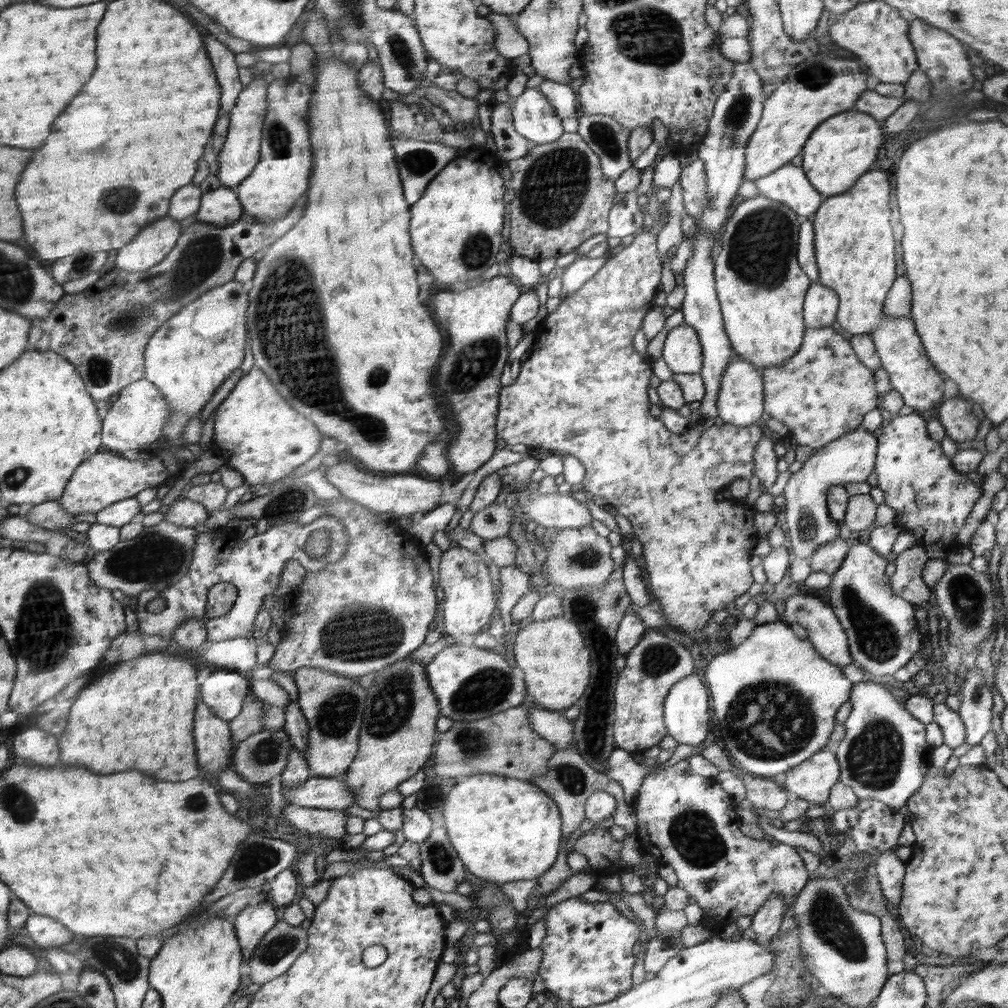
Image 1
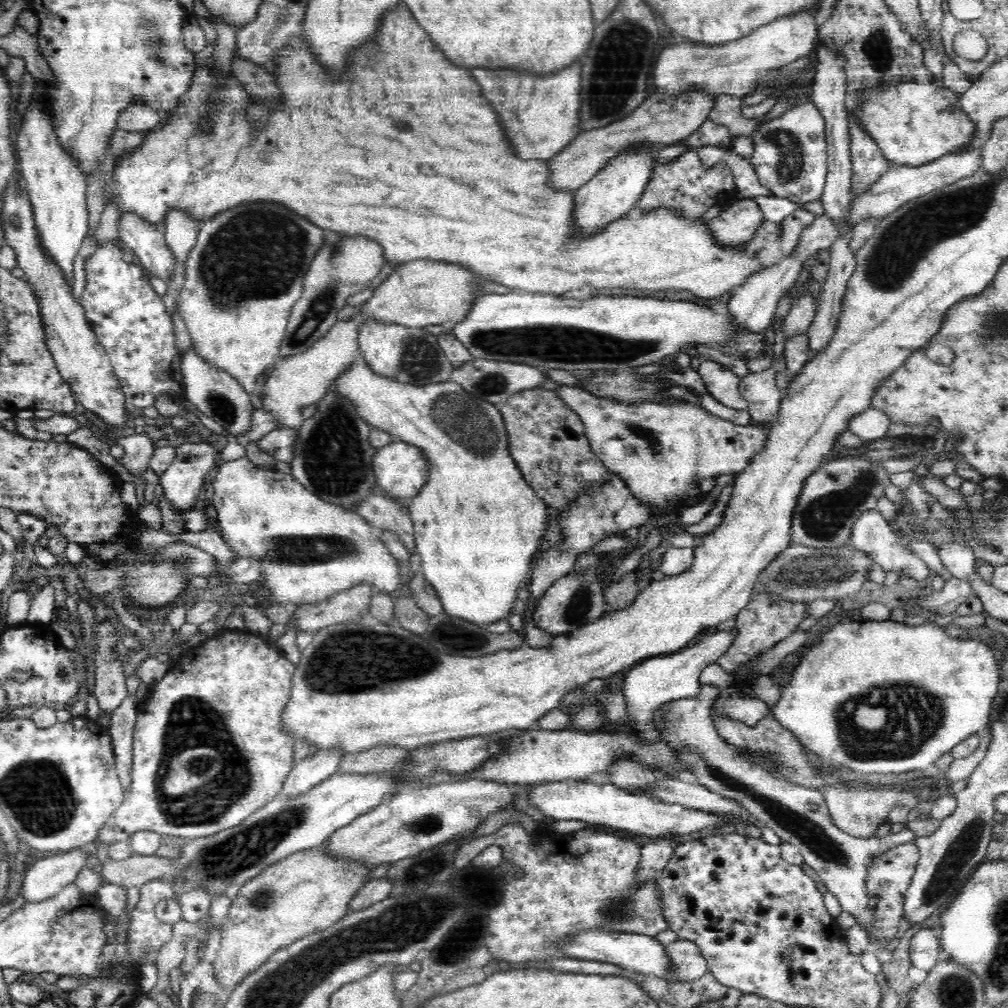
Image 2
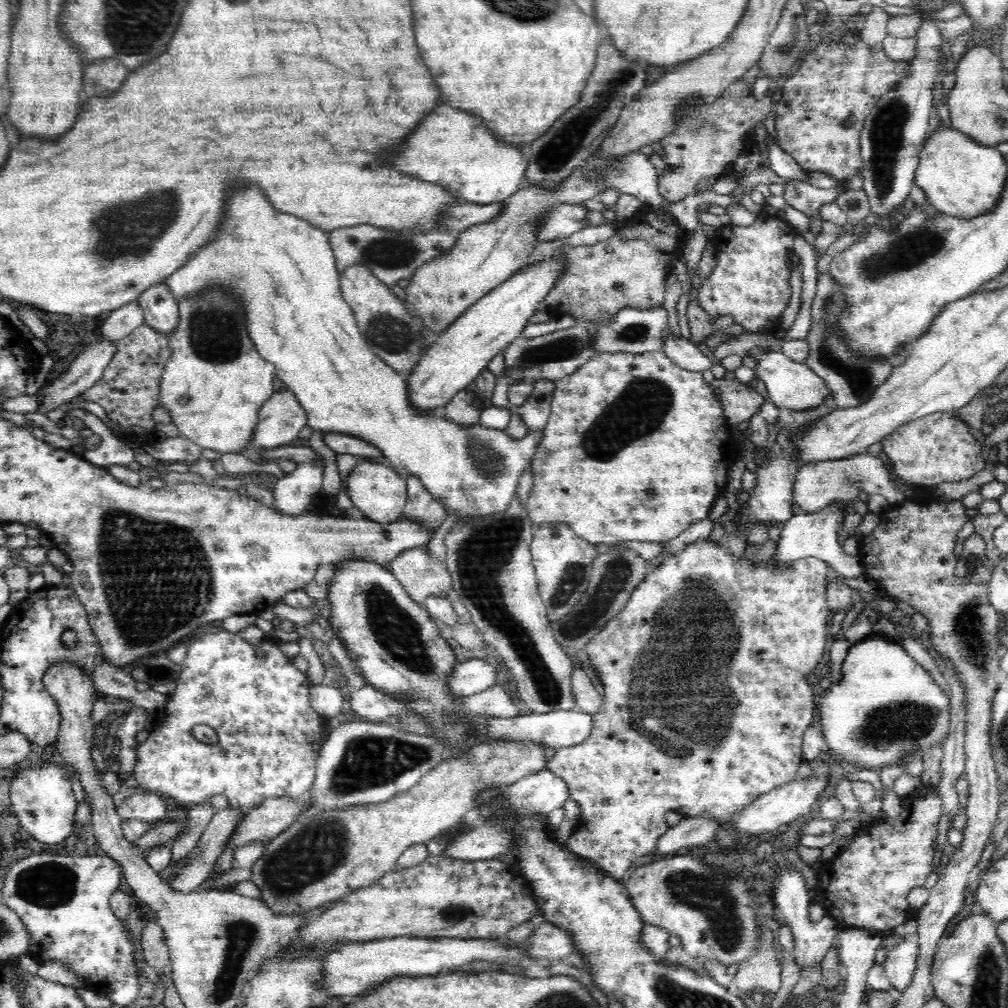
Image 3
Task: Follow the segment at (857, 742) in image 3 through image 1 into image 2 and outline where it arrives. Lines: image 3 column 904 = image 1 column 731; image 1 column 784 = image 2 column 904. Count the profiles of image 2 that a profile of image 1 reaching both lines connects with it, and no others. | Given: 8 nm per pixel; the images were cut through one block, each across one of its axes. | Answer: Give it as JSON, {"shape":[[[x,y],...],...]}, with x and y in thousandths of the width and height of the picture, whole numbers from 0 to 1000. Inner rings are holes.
{"shape":[[[847,614],[840,619],[829,619],[822,627],[816,629],[815,635],[808,642],[796,645],[794,658],[783,671],[784,675],[775,683],[774,693],[766,700],[766,708],[778,721],[790,729],[800,743],[817,750],[821,756],[837,760],[850,768],[894,768],[914,766],[931,754],[936,748],[943,746],[963,728],[971,726],[980,720],[981,705],[984,704],[984,695],[988,690],[992,677],[990,657],[982,649],[982,641],[970,635],[948,635],[938,629],[935,622],[928,618],[917,618],[915,621],[899,621],[895,617],[885,615],[865,616],[861,614]]]}

